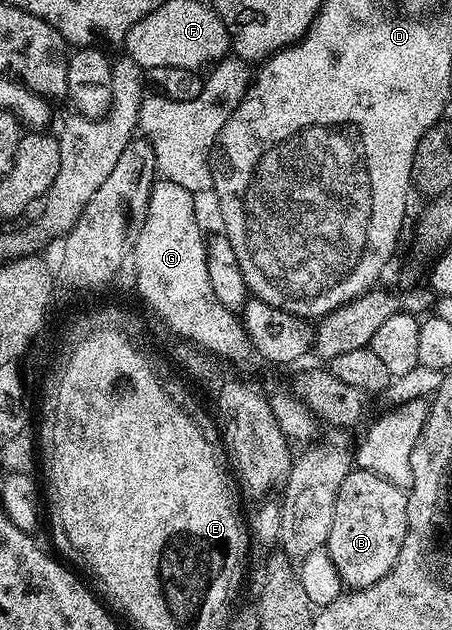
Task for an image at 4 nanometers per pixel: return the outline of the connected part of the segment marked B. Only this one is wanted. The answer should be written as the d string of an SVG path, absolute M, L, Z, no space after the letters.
M353 468L346 476L346 480L342 480L342 488L338 488L338 500L334 504L334 524L330 524L330 536L328 537L327 552L330 560L333 561L334 568L340 574L340 581L350 588L363 588L374 584L378 580L382 580L382 576L386 576L386 572L390 572L390 568L394 568L394 564L398 560L398 552L402 552L402 540L406 540L406 532L408 531L408 495L402 488L398 488L394 484L390 484L390 480L386 480L382 476L378 476L369 470Z

